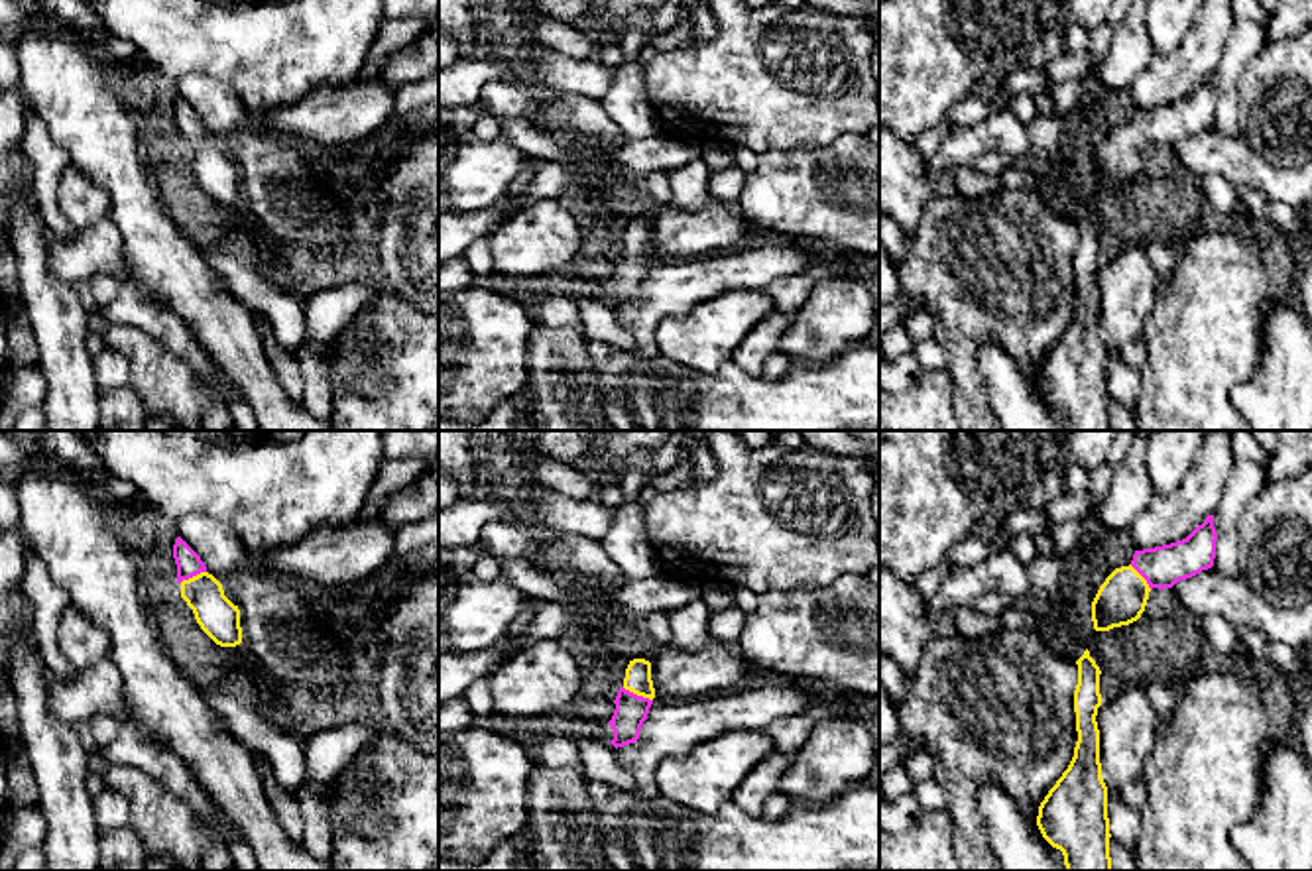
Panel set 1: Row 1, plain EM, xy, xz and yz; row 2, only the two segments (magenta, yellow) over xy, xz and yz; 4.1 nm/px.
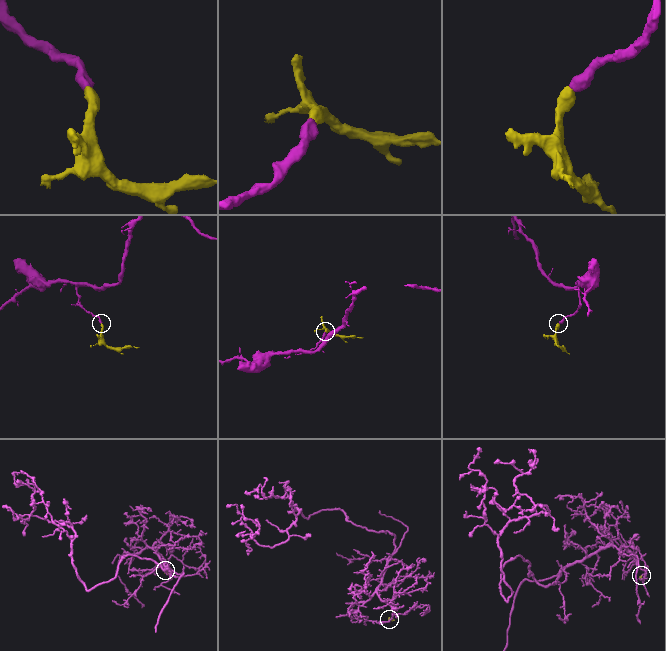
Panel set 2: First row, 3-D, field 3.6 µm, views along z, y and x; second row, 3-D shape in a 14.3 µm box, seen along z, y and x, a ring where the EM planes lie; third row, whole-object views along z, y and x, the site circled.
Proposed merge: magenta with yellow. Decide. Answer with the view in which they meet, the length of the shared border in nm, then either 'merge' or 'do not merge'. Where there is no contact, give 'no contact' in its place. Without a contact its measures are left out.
meets magenta in xz; contact 140 nm long; merge

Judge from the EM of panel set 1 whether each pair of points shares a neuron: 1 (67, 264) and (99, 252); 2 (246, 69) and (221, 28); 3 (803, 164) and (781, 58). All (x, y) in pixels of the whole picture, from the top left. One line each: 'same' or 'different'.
1: same
2: same
3: different

